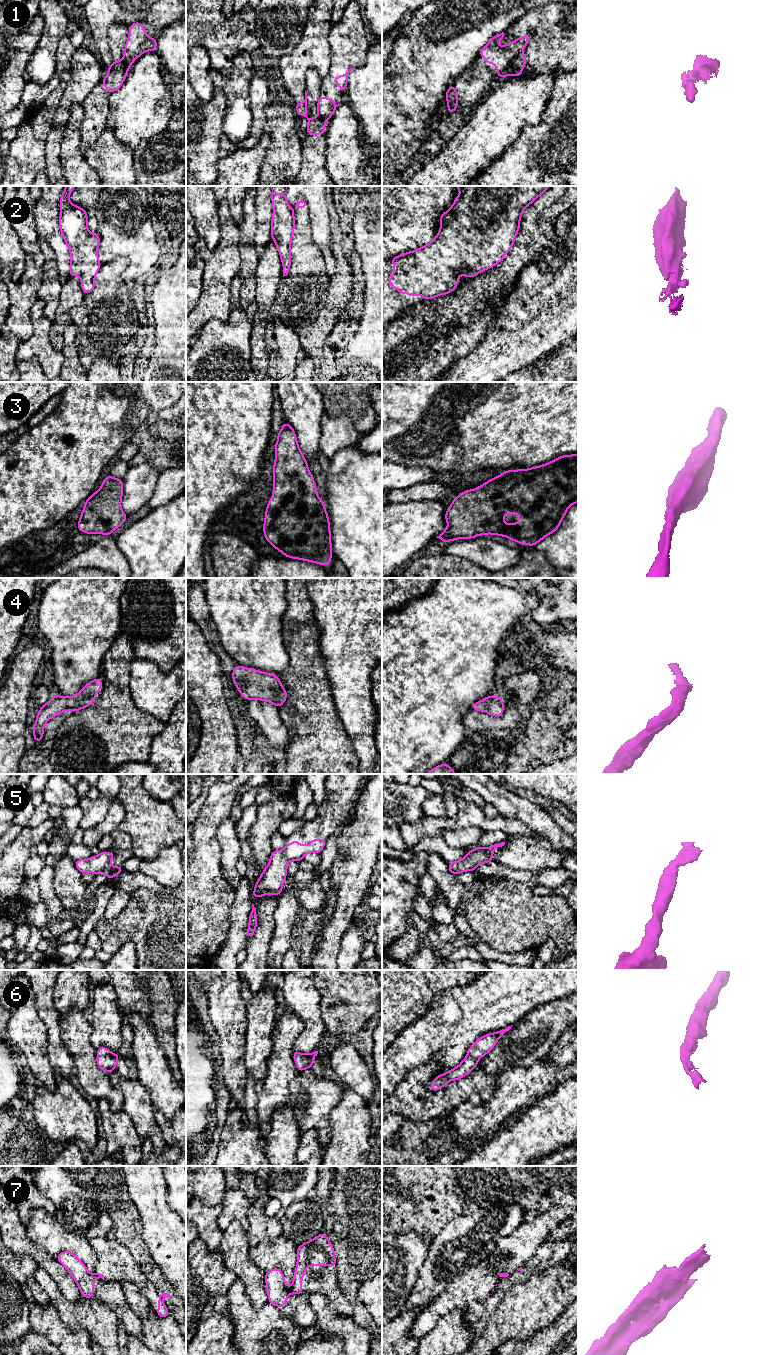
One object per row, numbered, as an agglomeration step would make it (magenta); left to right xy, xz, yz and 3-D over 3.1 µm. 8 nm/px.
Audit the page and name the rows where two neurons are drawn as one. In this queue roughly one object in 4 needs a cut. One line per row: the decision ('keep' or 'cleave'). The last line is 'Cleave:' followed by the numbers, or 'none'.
1: cleave
2: keep
3: keep
4: keep
5: keep
6: keep
7: cleave
Cleave: 1, 7

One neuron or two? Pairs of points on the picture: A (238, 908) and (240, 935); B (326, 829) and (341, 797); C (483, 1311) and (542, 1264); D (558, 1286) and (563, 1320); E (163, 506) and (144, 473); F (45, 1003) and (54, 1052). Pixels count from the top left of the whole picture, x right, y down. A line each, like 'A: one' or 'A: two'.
A: one
B: one
C: one
D: two
E: two
F: one

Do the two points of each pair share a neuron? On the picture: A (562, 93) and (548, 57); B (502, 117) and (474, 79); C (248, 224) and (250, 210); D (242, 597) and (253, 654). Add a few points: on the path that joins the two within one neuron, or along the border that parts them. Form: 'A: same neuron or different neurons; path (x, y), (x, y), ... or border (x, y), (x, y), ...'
A: different neurons; border (567, 72), (561, 72), (557, 75)
B: different neurons; border (502, 77), (482, 96), (473, 100)
C: same neuron; path (249, 221), (249, 213)
D: same neuron; path (248, 611), (249, 628), (253, 640)

